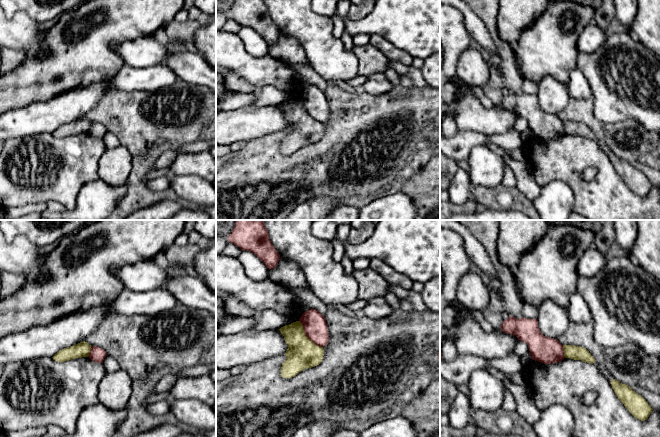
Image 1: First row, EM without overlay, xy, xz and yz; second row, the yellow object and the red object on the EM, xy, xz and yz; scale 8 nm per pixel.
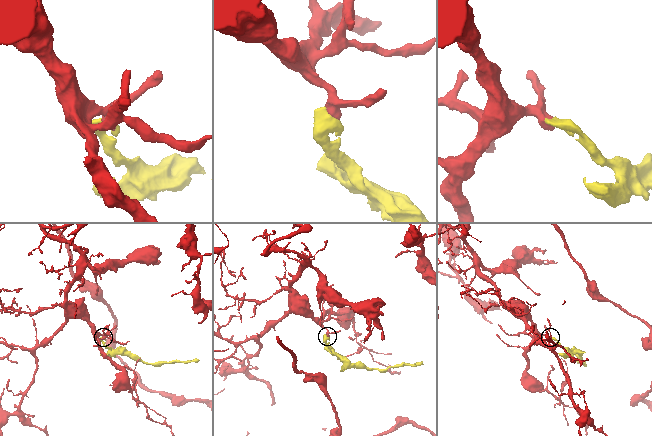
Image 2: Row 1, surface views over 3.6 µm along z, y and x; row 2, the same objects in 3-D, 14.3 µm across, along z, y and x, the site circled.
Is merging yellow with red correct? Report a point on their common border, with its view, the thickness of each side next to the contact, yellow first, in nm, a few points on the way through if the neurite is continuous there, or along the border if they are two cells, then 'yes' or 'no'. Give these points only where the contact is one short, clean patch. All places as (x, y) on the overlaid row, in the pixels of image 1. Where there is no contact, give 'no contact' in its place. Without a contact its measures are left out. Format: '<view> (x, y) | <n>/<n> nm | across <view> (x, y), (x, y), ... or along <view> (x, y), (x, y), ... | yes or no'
xz (306, 336) | 240/190 nm | along xz (299, 320), (304, 333), (313, 342), (322, 347) | no

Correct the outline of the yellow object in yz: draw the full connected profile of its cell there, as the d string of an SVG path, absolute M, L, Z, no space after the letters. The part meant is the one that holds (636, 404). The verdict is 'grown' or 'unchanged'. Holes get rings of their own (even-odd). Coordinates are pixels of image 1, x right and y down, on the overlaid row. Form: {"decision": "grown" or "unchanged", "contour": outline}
{"decision": "unchanged", "contour": "M613 379L610 384L618 399L634 417L641 421L648 419L653 409L641 395L633 391L630 386L622 384L616 379Z"}

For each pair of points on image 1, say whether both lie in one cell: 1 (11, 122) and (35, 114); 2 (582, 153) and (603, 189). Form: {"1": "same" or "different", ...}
{"1": "same", "2": "same"}

